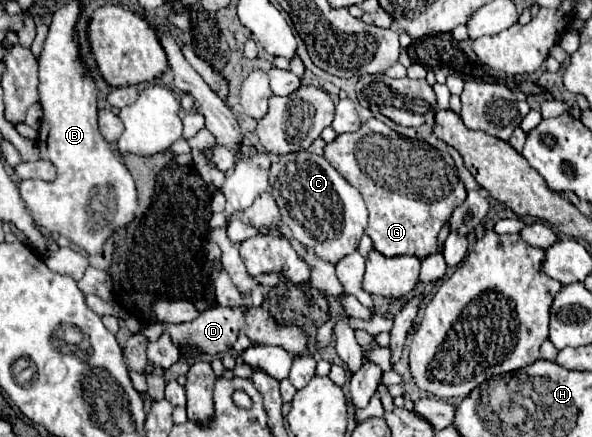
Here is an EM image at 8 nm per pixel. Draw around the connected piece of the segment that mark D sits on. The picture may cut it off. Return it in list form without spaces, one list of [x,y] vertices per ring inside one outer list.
[[[267,304],[253,306],[253,308],[211,306],[211,308],[203,310],[191,322],[185,322],[185,324],[161,324],[161,322],[155,322],[149,328],[145,328],[143,334],[147,336],[147,340],[157,340],[161,336],[161,332],[165,332],[165,330],[171,334],[171,338],[175,340],[175,344],[179,348],[181,346],[191,346],[191,348],[199,348],[205,354],[221,354],[221,352],[231,350],[231,346],[235,344],[239,334],[245,334],[251,340],[251,344],[255,344],[255,346],[267,346],[267,344],[281,346],[293,358],[303,356],[307,352],[307,348],[309,348],[309,336],[299,326],[285,326],[285,324],[277,322],[275,316],[273,316],[273,310]]]

